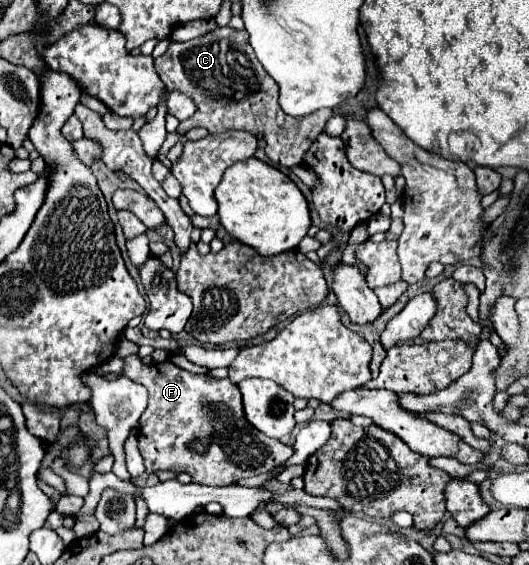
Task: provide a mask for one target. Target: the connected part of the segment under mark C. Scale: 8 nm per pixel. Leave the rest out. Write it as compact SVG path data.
M225 26L187 42L171 42L167 52L155 58L155 70L167 90L187 94L197 106L195 114L179 124L177 134L185 134L195 126L203 126L211 134L249 130L265 140L267 156L275 164L287 168L301 164L303 154L309 150L317 134L325 130L325 122L333 116L333 110L329 108L321 108L307 118L291 118L285 114L279 106L279 88L255 58L245 30Z

